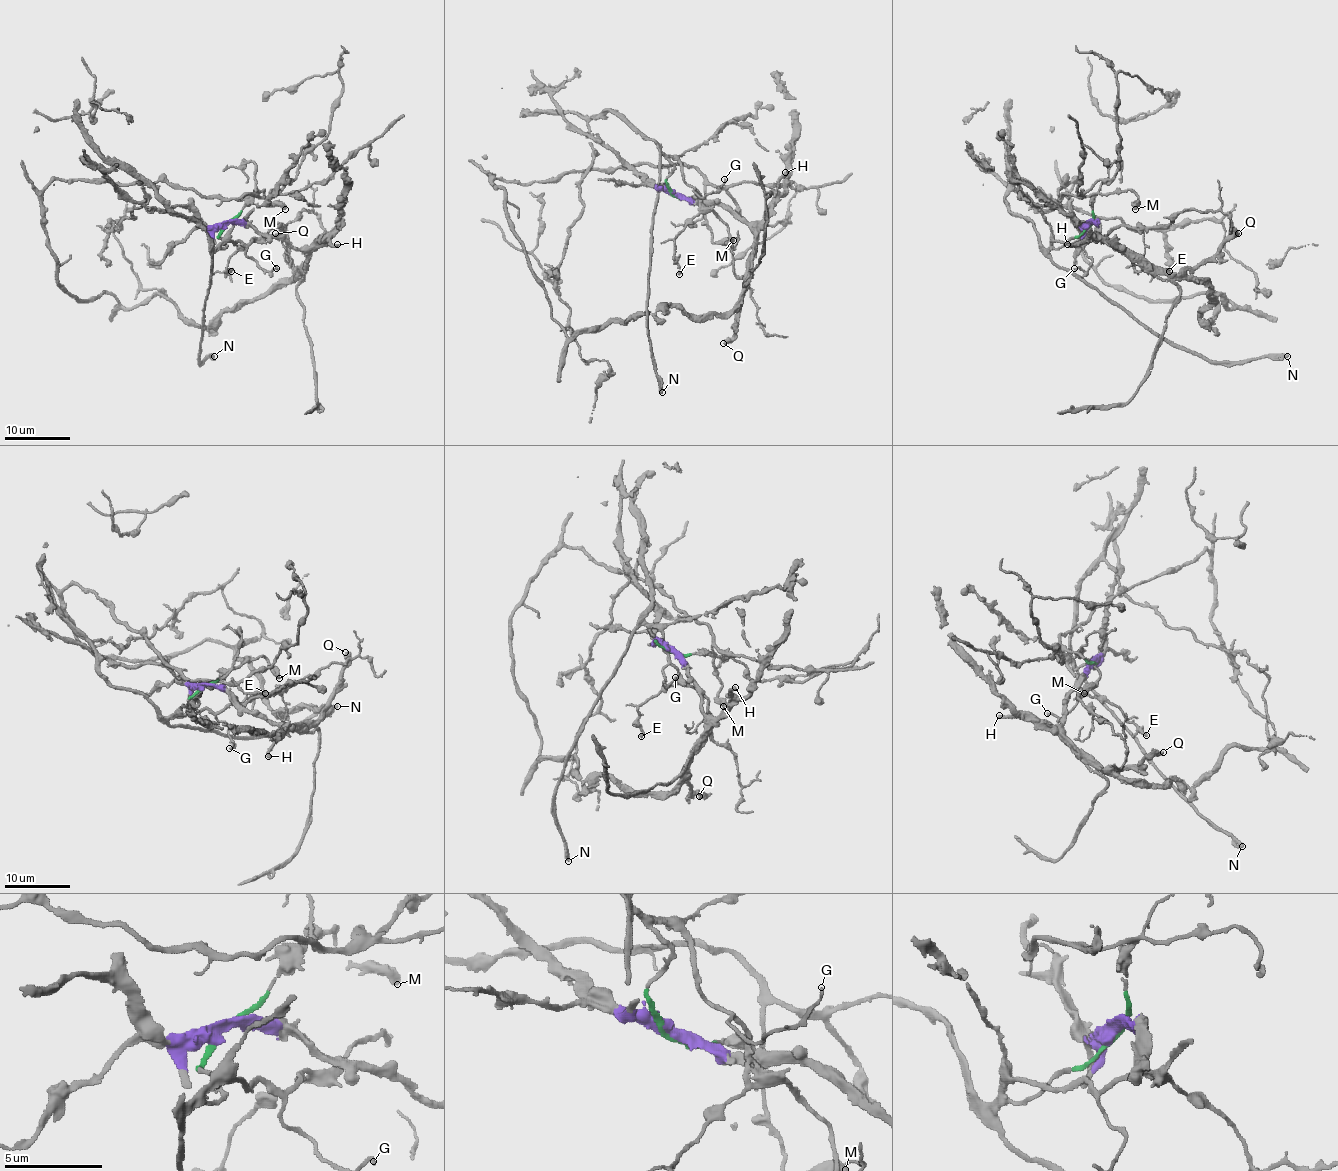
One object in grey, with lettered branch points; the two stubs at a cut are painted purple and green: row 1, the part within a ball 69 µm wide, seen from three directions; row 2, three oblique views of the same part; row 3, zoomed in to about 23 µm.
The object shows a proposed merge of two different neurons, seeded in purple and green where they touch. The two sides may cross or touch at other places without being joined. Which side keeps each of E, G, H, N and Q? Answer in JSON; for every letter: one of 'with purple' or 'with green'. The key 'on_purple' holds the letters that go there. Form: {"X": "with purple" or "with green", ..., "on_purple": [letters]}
{"E": "with green", "G": "with green", "H": "with purple", "N": "with green", "Q": "with purple", "on_purple": ["H", "Q"]}

